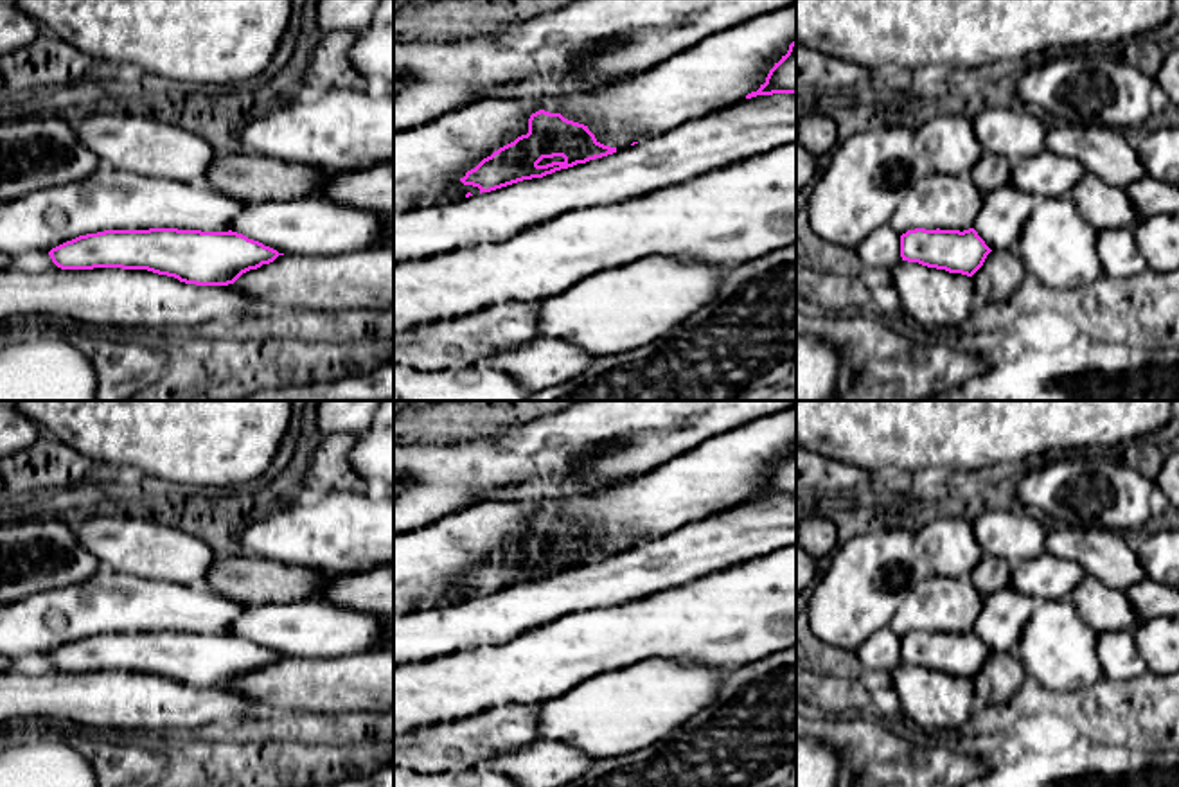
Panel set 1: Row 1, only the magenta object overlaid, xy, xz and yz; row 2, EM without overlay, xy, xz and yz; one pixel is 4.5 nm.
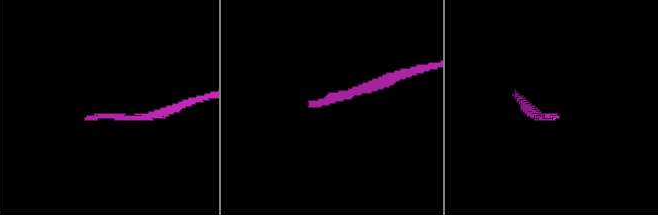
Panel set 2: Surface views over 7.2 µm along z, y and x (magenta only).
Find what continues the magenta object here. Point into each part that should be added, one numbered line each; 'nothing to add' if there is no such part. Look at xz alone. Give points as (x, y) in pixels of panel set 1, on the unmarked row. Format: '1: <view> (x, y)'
nothing to add

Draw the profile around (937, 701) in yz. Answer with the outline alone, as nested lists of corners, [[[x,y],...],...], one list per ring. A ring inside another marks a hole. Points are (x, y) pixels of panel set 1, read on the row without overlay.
[[[900,663],[891,672],[902,713],[931,737],[960,730],[974,712],[974,681],[962,676]]]

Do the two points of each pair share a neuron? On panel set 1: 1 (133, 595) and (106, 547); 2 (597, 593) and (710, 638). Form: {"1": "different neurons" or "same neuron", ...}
{"1": "different neurons", "2": "different neurons"}

